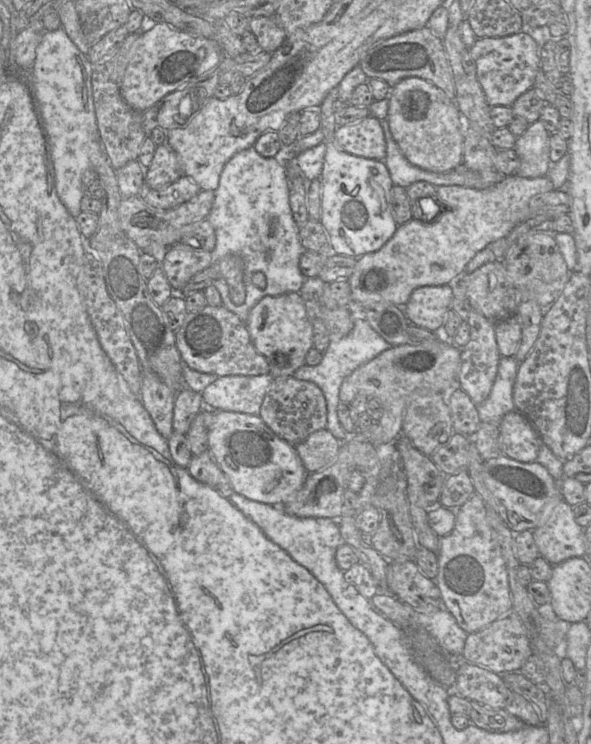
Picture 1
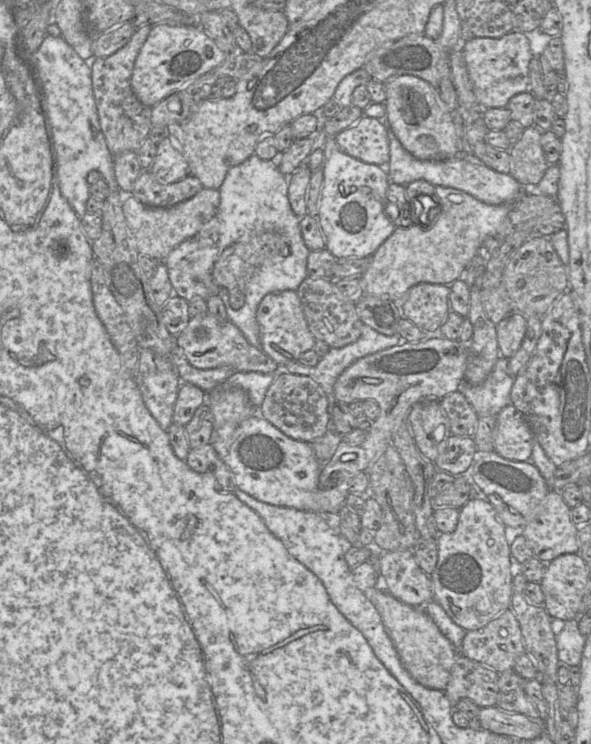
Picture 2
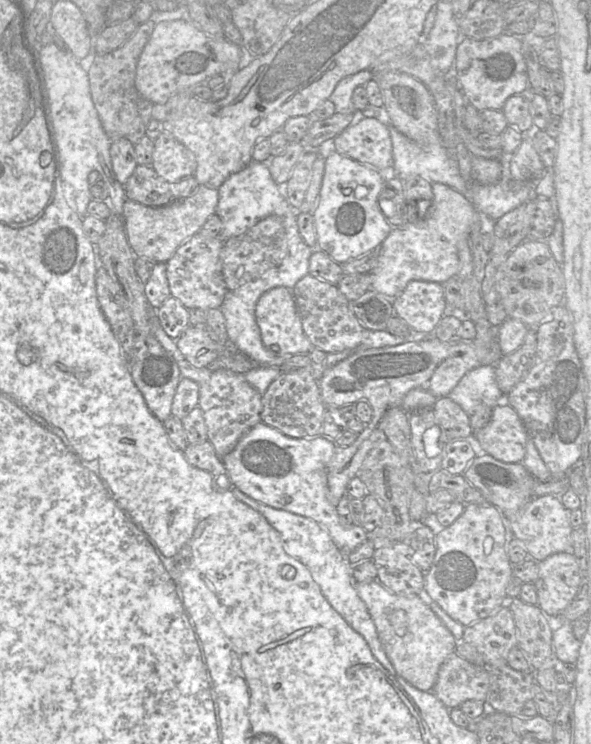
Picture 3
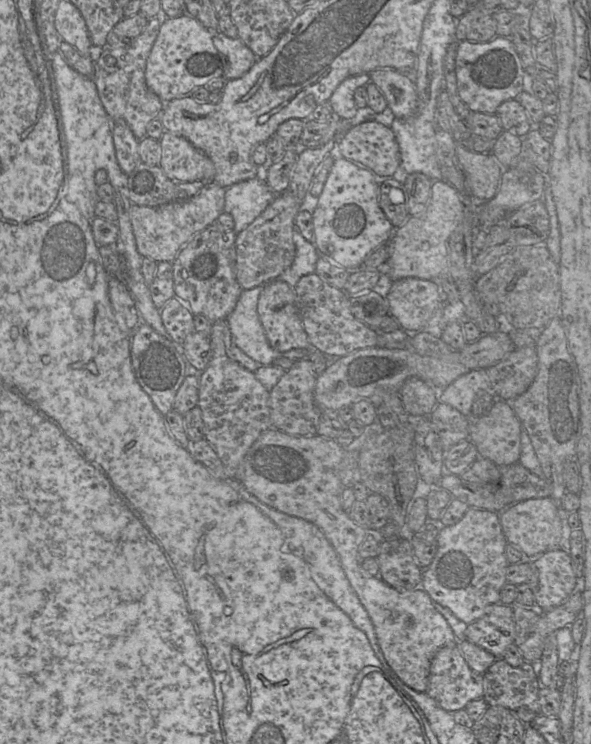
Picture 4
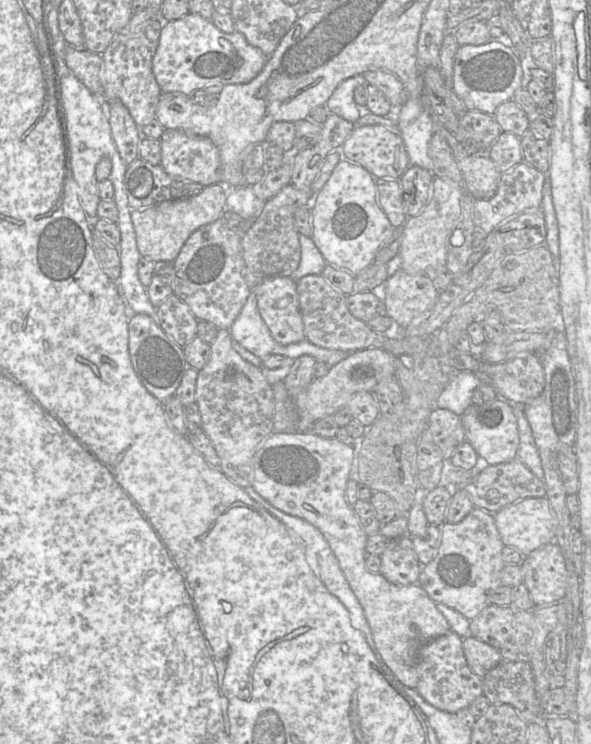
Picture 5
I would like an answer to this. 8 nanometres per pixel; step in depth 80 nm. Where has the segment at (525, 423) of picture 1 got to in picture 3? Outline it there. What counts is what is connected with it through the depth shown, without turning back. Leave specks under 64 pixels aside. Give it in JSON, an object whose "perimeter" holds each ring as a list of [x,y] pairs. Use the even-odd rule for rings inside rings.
{"perimeter":[[[507,404],[495,406],[490,421],[474,437],[482,453],[505,463],[520,463],[529,435],[516,410]]]}

